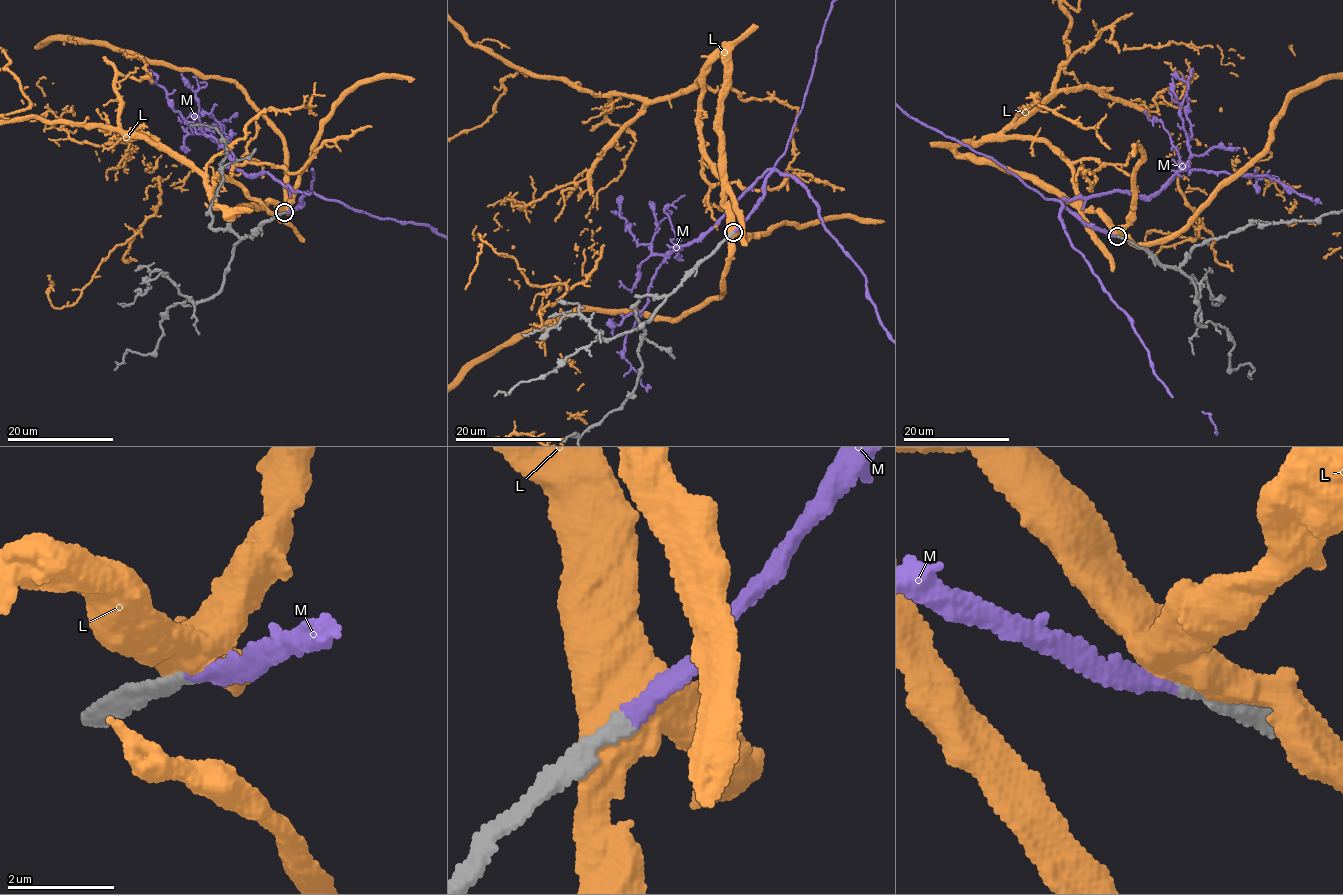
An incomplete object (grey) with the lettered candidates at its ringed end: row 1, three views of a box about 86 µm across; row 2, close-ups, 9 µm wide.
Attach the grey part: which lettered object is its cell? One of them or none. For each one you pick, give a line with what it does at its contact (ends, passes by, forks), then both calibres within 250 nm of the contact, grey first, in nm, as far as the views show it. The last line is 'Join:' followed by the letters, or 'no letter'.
M: it ends; calibres 240 and 280 nm
Join: M

